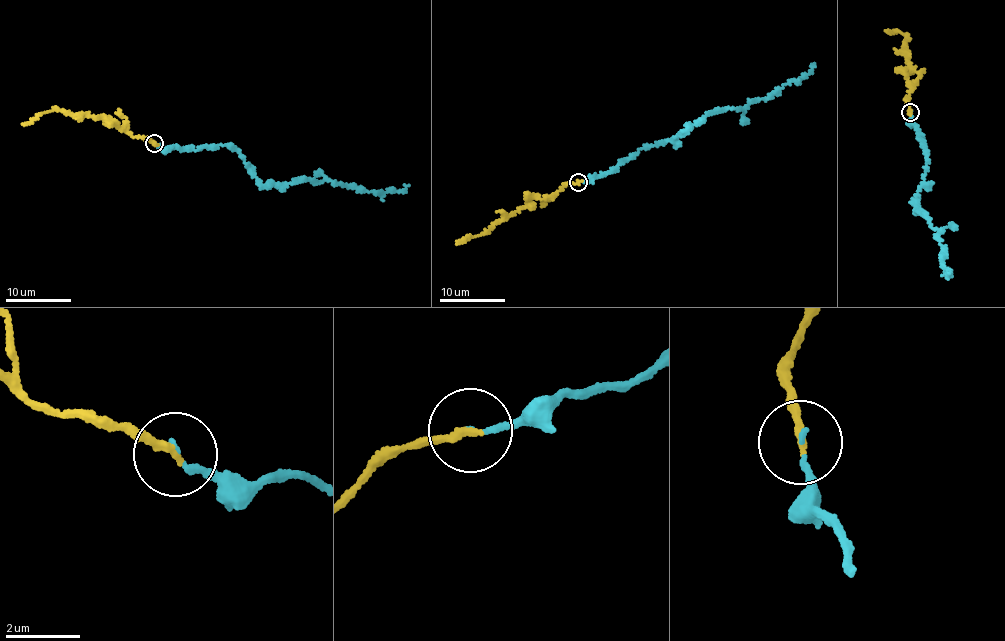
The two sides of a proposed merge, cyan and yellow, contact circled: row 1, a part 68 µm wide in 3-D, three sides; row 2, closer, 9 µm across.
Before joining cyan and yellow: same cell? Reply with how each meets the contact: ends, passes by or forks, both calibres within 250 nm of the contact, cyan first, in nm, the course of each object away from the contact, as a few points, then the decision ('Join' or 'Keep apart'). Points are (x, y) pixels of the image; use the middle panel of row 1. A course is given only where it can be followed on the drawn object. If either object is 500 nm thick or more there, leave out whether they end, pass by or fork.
At the ring cyan ends. At the ring yellow ends. Thickness 140 nm (cyan) against 200 nm. Course of cyan: (579, 181), (610, 172), (656, 144), (670, 142), (706, 114), (744, 109), (751, 101), (807, 76), (813, 64). Course of yellow: (579, 181), (566, 185), (550, 197), (529, 200), (525, 207), (503, 216), (481, 236), (456, 244). Join

